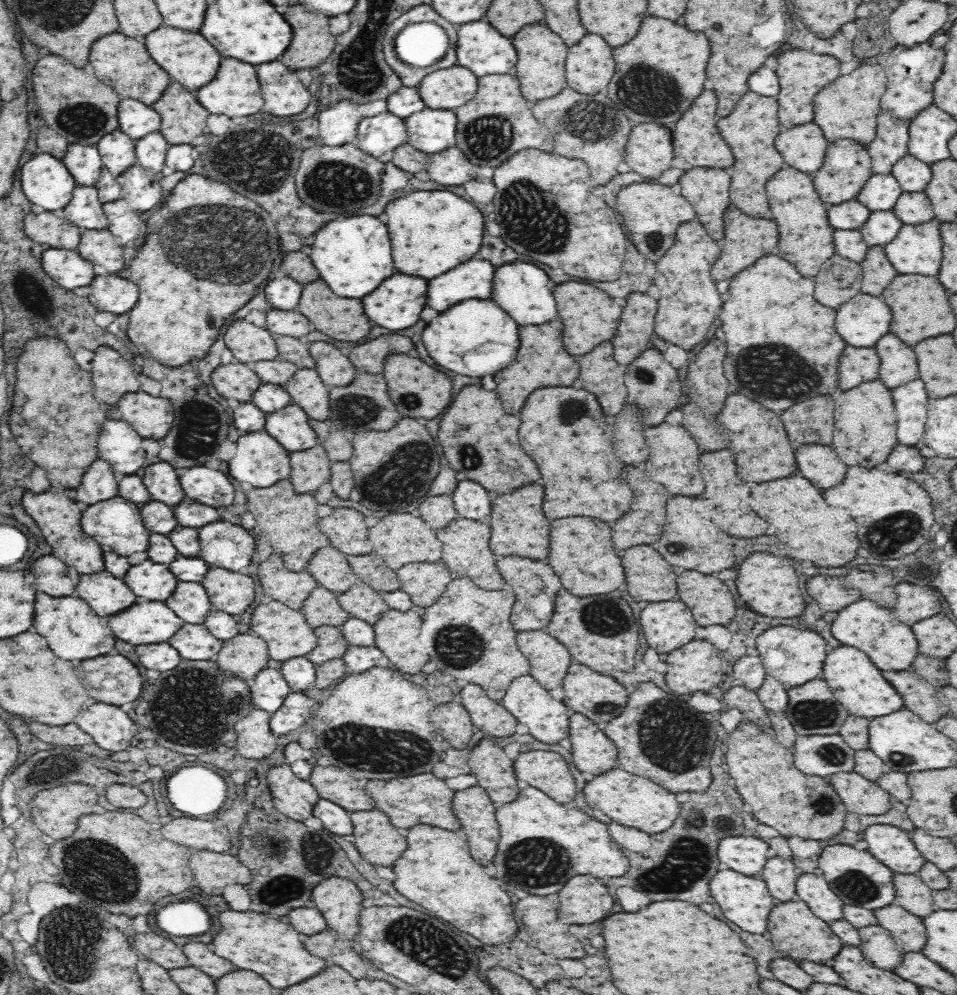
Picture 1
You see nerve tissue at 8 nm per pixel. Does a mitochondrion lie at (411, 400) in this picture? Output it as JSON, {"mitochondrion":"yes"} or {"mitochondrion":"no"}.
{"mitochondrion":"yes"}

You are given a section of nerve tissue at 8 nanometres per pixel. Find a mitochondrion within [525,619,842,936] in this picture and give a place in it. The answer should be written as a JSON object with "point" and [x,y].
{"point":[671,738]}

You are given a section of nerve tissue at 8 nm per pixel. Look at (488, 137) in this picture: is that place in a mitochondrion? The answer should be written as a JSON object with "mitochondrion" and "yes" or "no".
{"mitochondrion":"yes"}

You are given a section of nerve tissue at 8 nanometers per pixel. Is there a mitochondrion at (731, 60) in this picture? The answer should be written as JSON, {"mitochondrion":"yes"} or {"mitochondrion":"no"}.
{"mitochondrion":"no"}

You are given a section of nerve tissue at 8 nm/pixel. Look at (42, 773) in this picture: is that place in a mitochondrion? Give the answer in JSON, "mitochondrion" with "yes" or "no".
{"mitochondrion":"yes"}

